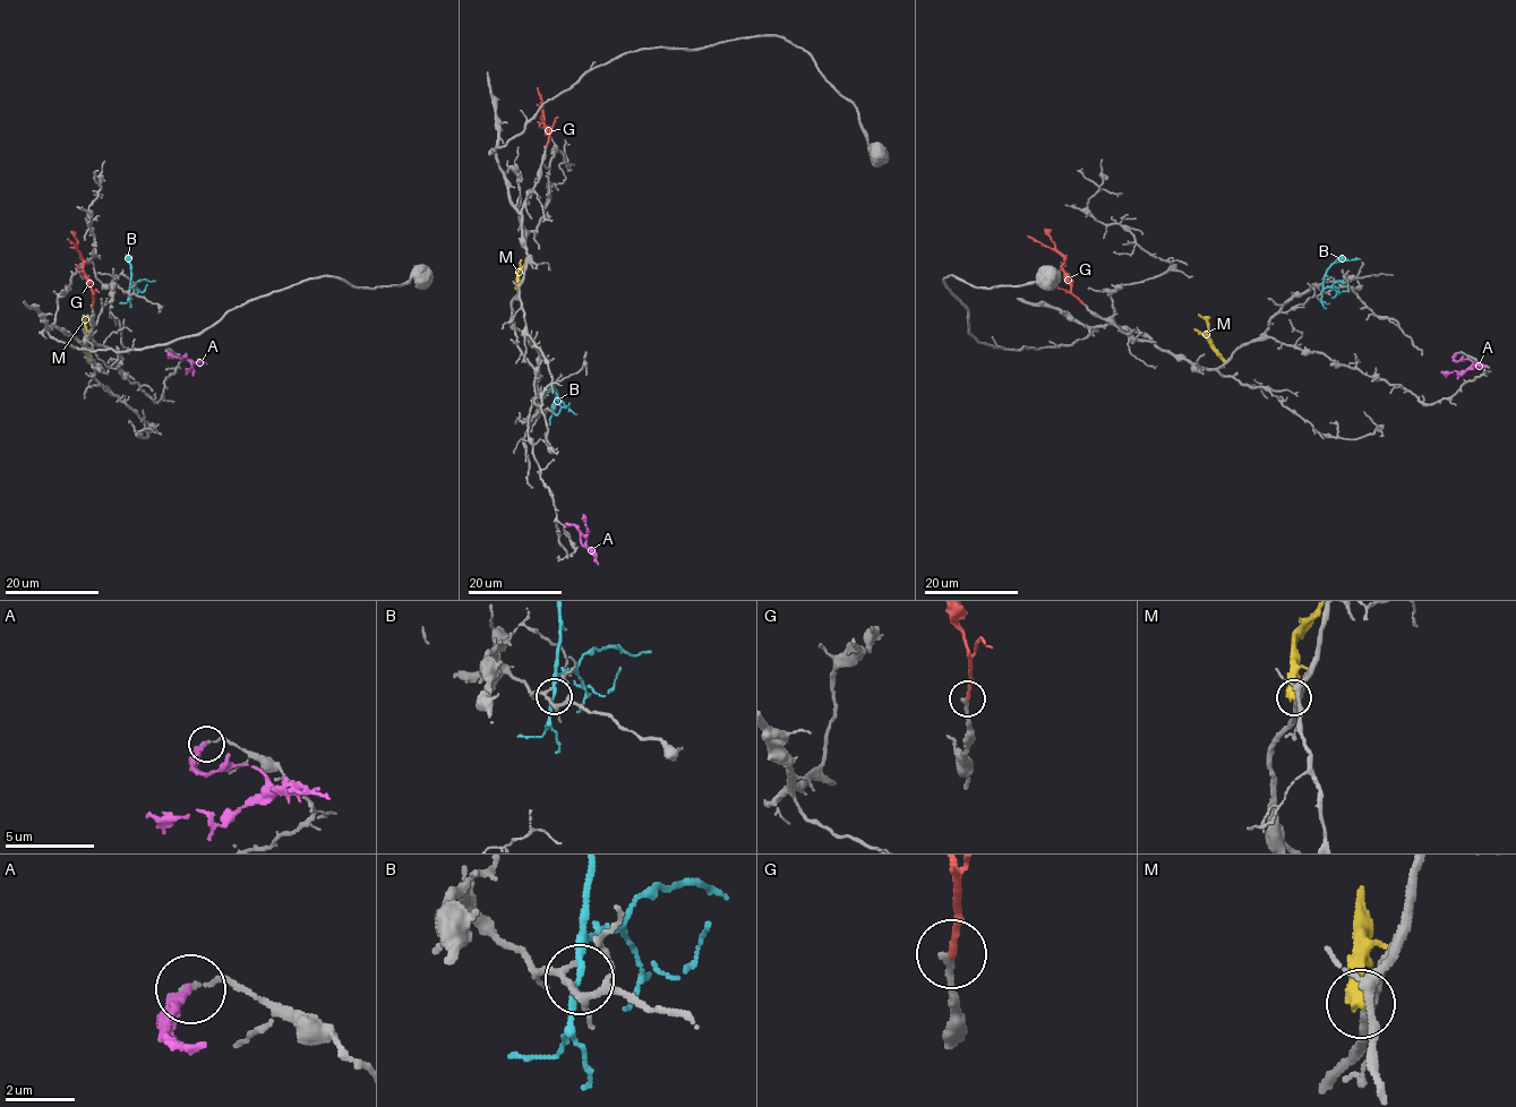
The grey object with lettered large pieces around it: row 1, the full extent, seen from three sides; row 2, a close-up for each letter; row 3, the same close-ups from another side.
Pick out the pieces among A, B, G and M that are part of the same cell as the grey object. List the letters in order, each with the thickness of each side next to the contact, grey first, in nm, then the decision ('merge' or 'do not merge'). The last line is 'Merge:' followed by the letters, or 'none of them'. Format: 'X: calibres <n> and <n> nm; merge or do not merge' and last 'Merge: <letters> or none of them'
A: calibres 160 and 320 nm; do not merge
B: calibres 200 and 180 nm; do not merge
G: calibres 200 and 200 nm; merge
M: calibres 240 and 380 nm; do not merge
Merge: G

